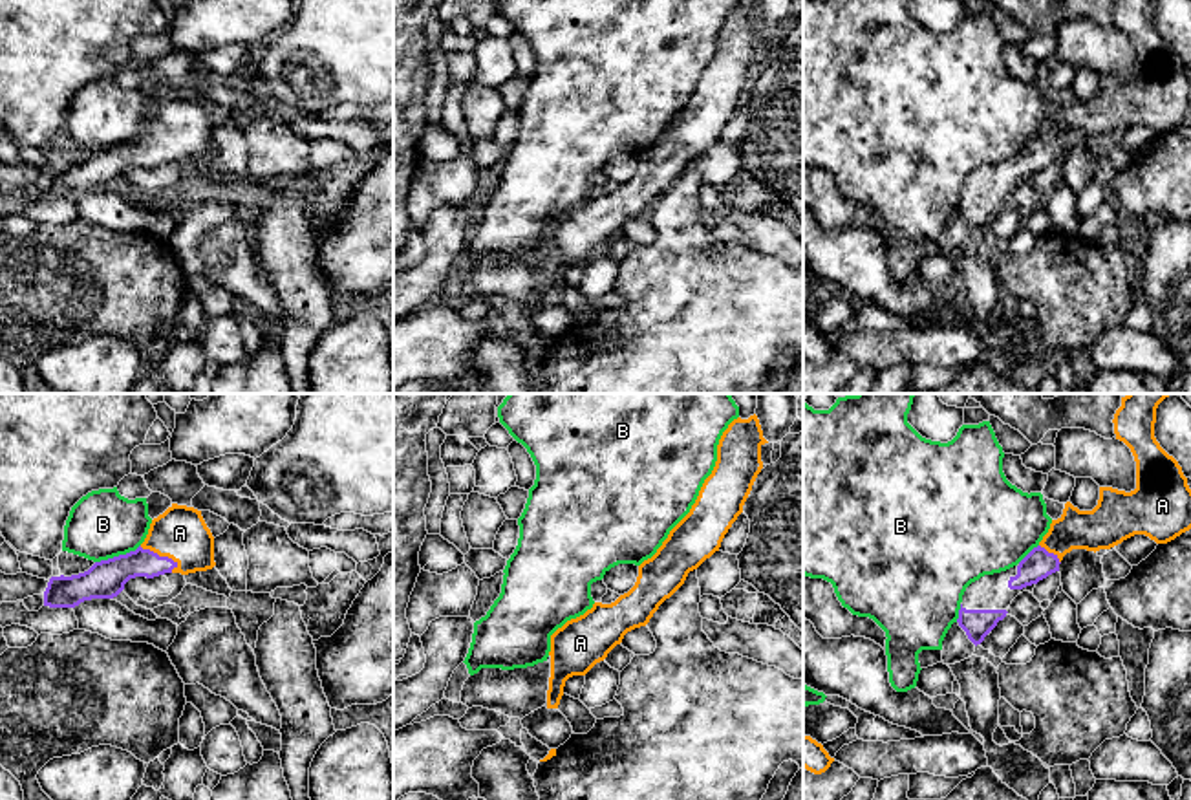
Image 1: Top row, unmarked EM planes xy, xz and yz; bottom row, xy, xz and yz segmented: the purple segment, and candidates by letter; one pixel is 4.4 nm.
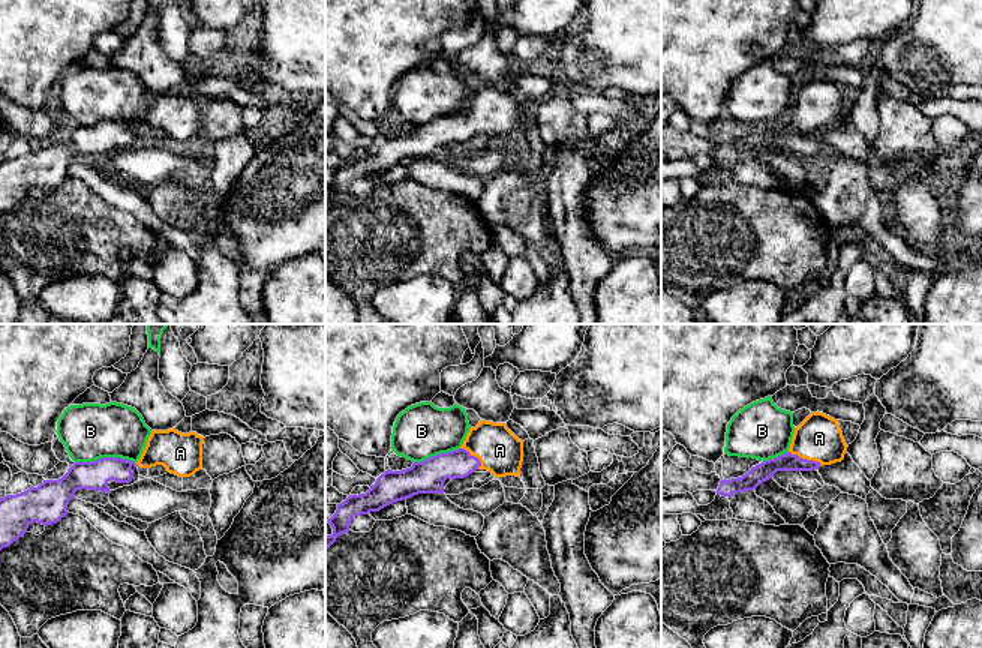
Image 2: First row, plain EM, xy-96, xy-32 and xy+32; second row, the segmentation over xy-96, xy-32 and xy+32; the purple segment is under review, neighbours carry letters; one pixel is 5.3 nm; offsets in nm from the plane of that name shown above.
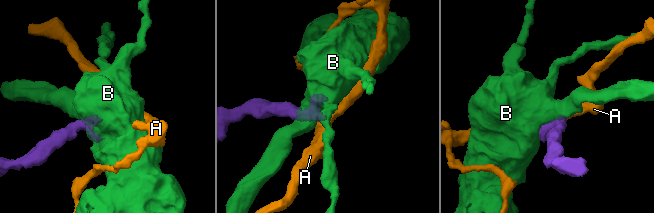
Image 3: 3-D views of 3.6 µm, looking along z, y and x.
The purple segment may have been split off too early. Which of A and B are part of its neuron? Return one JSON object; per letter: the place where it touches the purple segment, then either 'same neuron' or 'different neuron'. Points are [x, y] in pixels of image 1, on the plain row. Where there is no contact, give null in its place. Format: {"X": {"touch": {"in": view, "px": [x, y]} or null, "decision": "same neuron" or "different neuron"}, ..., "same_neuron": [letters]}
{"A": {"touch": {"in": "xy", "px": [158, 145]}, "decision": "same neuron"}, "B": {"touch": {"in": "xy", "px": [119, 145]}, "decision": "different neuron"}, "same_neuron": ["A"]}

